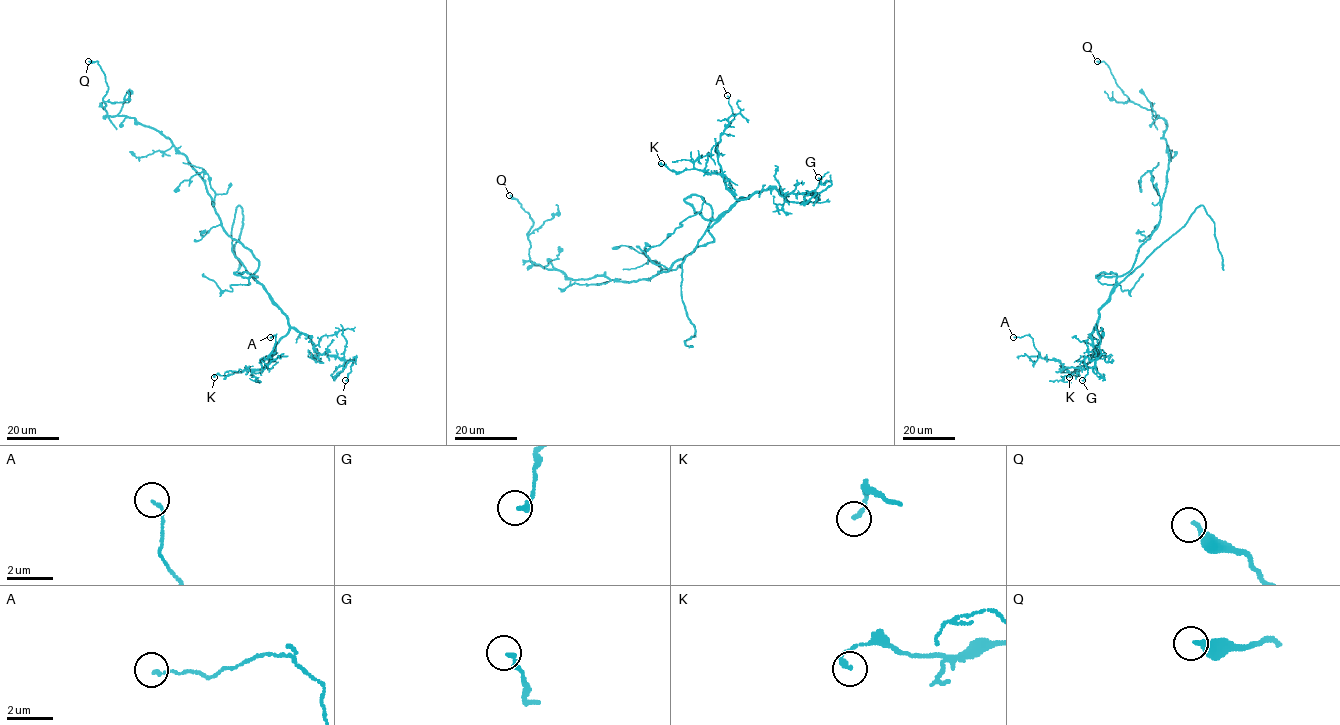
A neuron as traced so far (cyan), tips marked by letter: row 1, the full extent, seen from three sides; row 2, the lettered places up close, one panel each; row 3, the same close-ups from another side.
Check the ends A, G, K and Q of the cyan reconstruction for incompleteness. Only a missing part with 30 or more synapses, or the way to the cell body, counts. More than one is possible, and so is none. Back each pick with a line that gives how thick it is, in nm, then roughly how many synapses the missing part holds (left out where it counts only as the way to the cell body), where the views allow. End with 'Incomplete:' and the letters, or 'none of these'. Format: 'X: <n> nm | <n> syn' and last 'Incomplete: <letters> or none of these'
Incomplete: none of these

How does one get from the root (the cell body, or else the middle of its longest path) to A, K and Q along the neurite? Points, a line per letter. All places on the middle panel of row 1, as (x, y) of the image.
A: (676, 261), (714, 240), (710, 219), (751, 195), (735, 198), (718, 161), (720, 134), (734, 119), (727, 95)
K: (676, 261), (714, 240), (710, 219), (751, 195), (736, 199), (718, 173), (676, 172), (661, 163)
Q: (676, 261), (667, 271), (631, 282), (605, 276), (569, 279), (530, 260), (526, 233), (533, 222), (509, 195)

